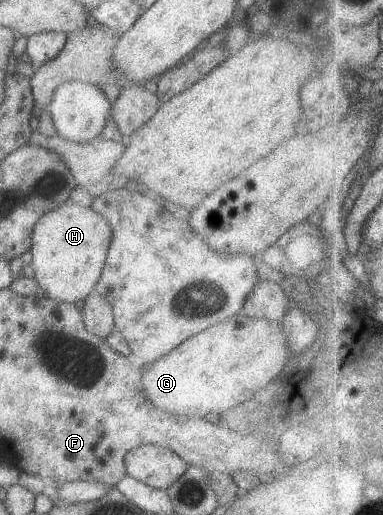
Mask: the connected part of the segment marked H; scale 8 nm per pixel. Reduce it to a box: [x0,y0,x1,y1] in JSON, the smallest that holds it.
[30,200,111,304]

